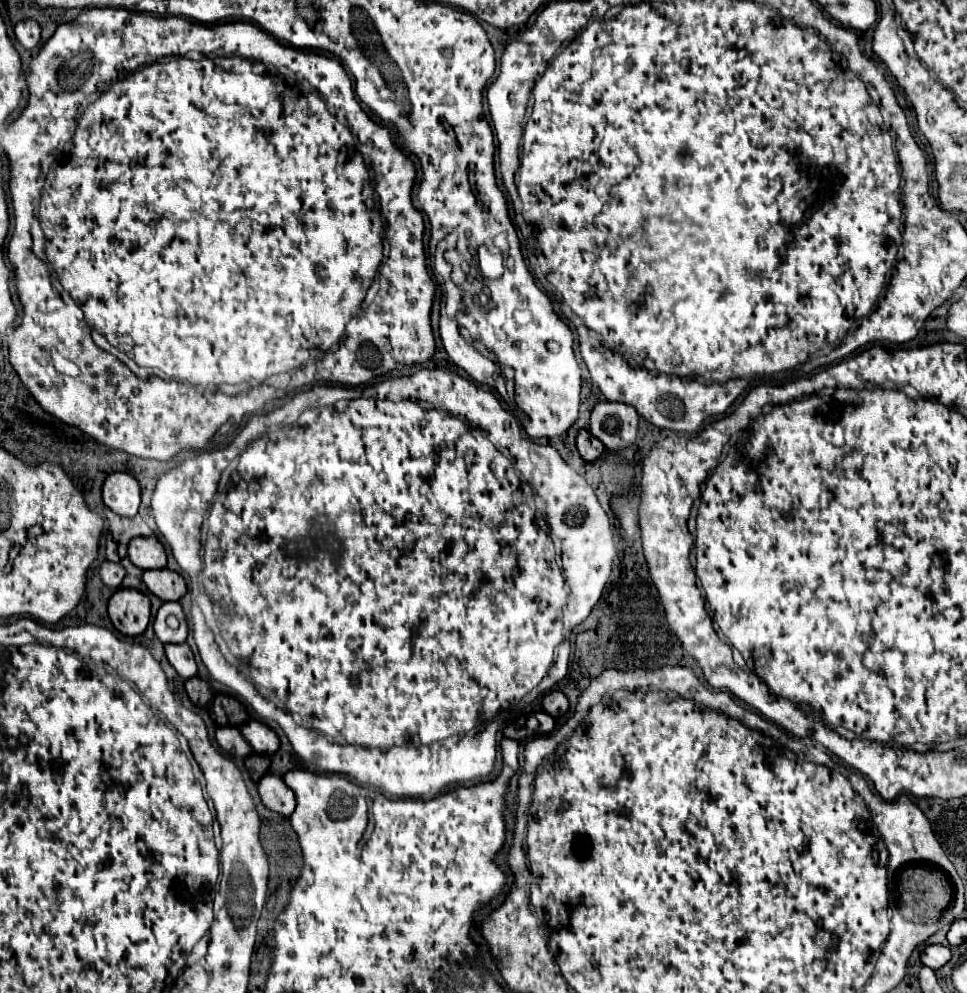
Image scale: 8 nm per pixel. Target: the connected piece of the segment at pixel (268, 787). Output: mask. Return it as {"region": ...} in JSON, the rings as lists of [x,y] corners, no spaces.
{"region":[[[266,772],[264,778],[258,782],[258,792],[260,792],[260,798],[262,802],[270,808],[270,810],[276,810],[280,812],[282,816],[290,816],[296,808],[296,798],[294,798],[294,792],[286,786],[284,778],[278,776],[278,774],[272,774],[272,772]]]}

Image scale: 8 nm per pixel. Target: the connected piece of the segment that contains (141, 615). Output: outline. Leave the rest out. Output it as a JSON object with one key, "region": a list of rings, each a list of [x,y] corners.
{"region":[[[118,588],[108,600],[108,616],[124,636],[138,636],[150,620],[150,598],[134,588]]]}

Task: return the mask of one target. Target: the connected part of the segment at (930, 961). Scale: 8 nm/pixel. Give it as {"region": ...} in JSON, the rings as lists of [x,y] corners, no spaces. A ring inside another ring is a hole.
{"region":[[[932,944],[932,946],[926,946],[922,950],[922,956],[920,956],[922,964],[932,968],[932,970],[938,970],[942,968],[948,960],[950,960],[950,948],[946,946],[940,946],[940,944]]]}

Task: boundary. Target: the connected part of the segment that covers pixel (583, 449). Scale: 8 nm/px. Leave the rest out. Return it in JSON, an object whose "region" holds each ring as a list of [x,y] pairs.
{"region":[[[582,428],[576,434],[576,448],[586,462],[594,462],[604,452],[604,444],[596,436],[592,436],[586,428]]]}

